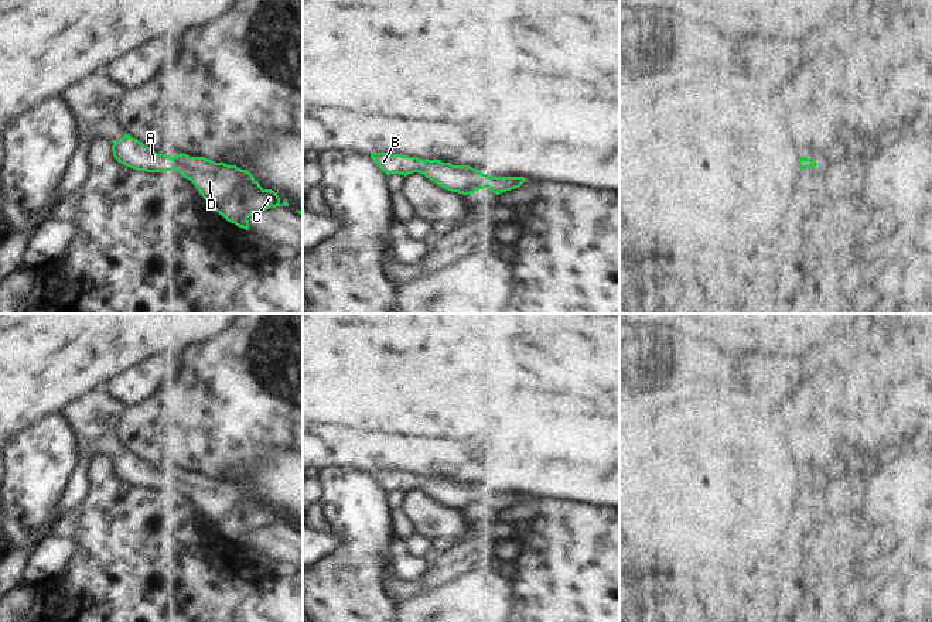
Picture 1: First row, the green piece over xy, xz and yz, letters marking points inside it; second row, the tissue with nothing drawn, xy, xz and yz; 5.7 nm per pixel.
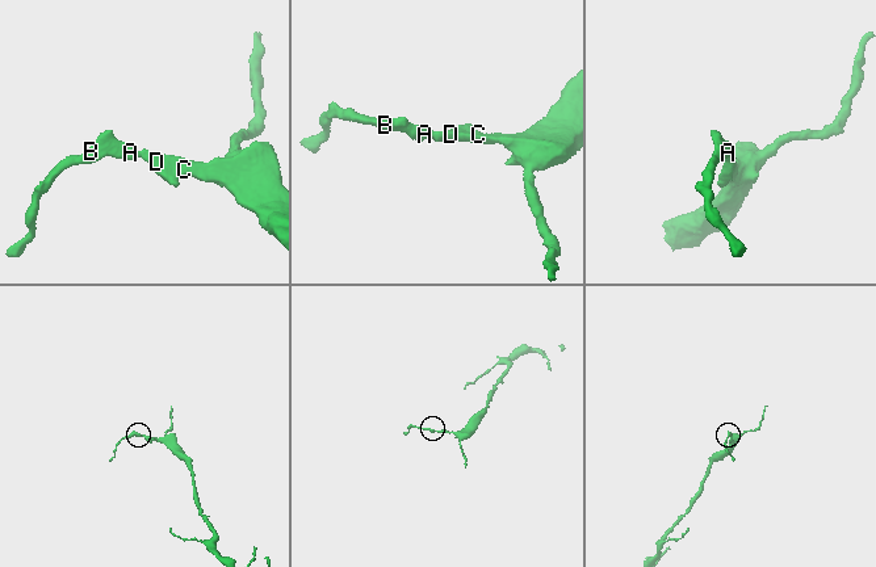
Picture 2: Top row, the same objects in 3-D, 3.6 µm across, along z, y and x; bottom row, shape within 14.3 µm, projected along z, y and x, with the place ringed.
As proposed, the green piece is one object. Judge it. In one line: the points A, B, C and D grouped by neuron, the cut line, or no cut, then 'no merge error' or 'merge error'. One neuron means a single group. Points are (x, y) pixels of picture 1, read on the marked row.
A B C D | no cut | no merge error

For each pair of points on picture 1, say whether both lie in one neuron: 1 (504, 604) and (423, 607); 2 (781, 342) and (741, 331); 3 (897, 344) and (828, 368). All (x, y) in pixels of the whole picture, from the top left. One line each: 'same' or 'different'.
1: same
2: same
3: same

